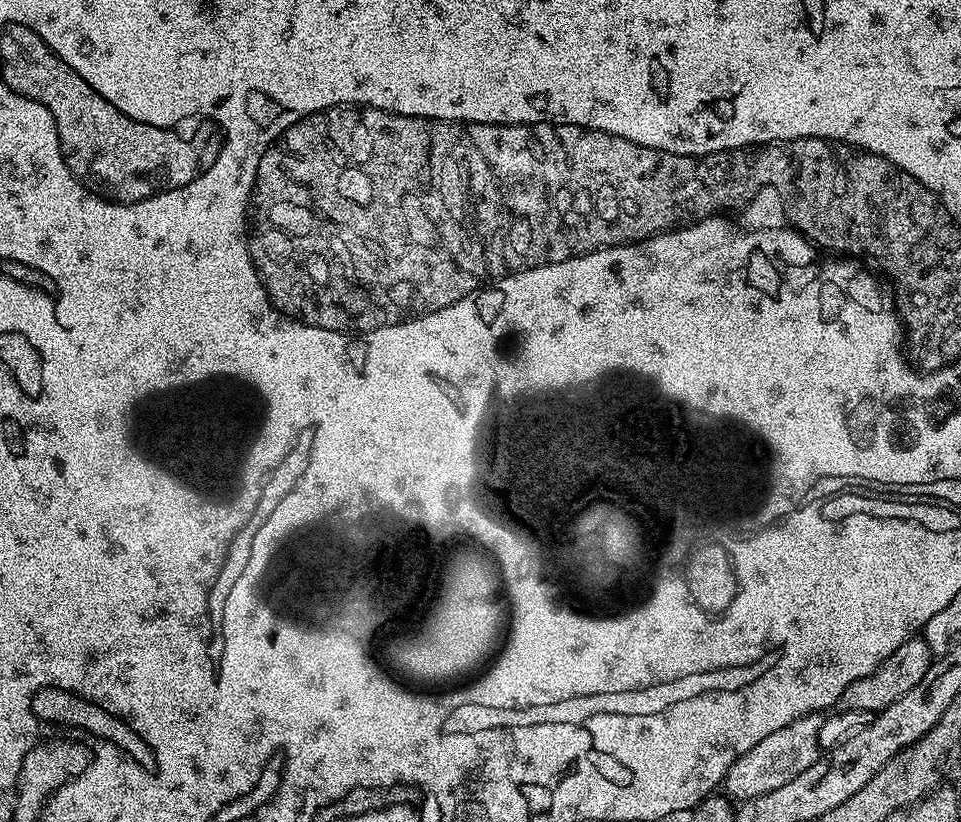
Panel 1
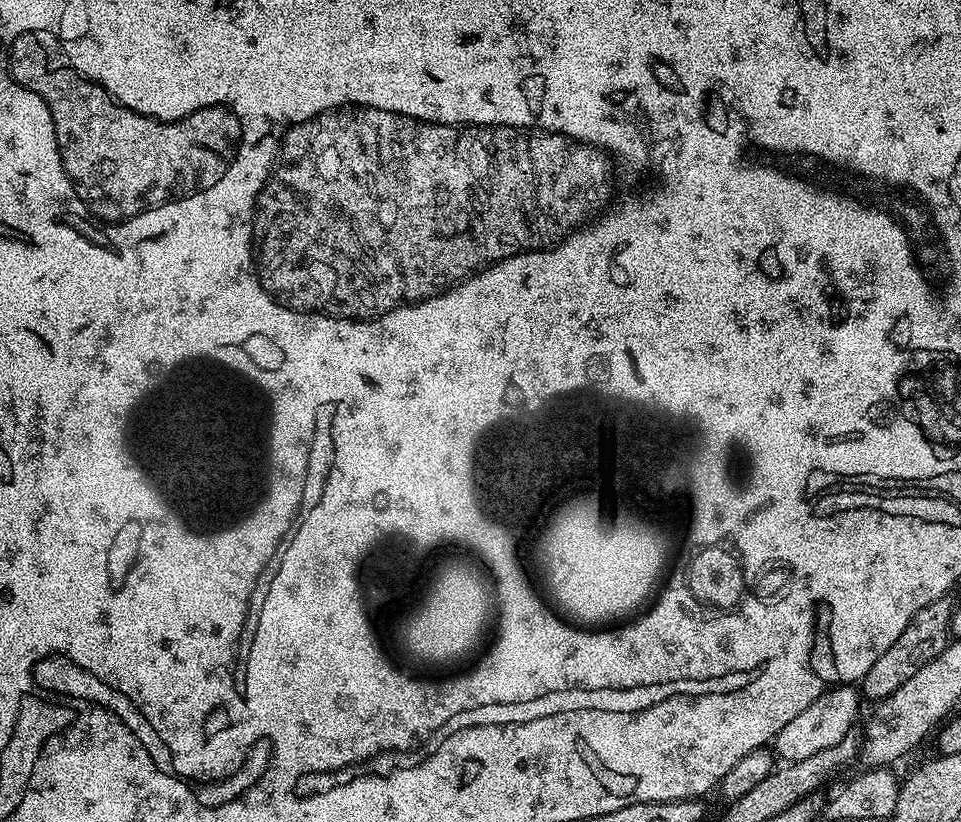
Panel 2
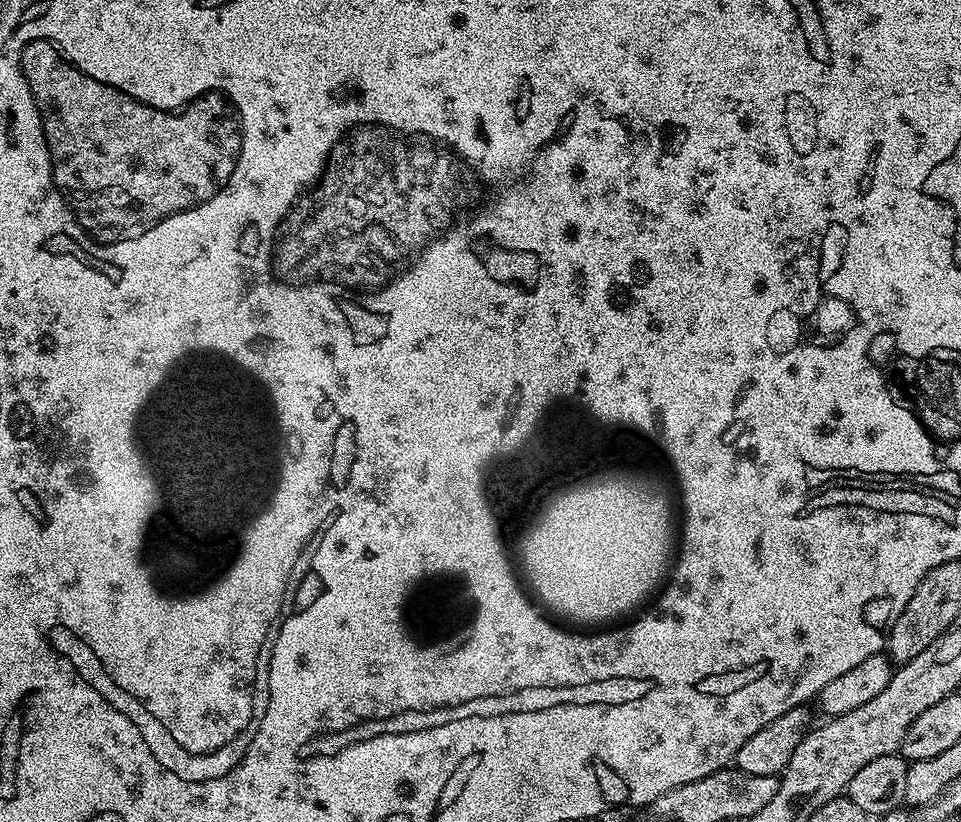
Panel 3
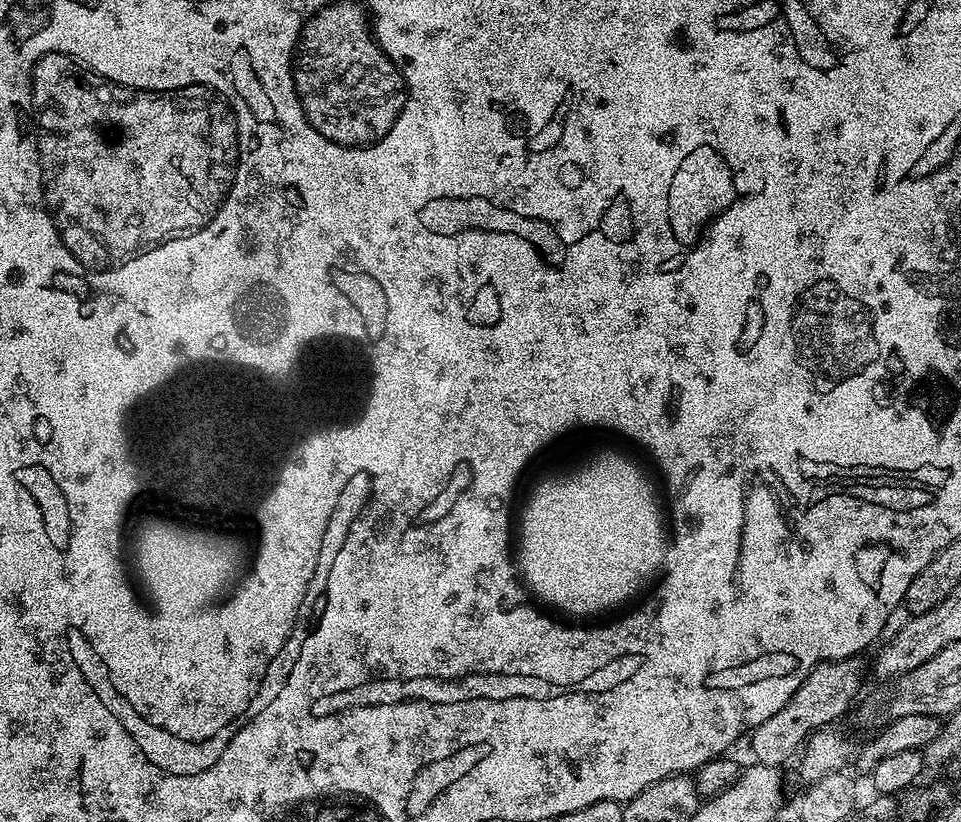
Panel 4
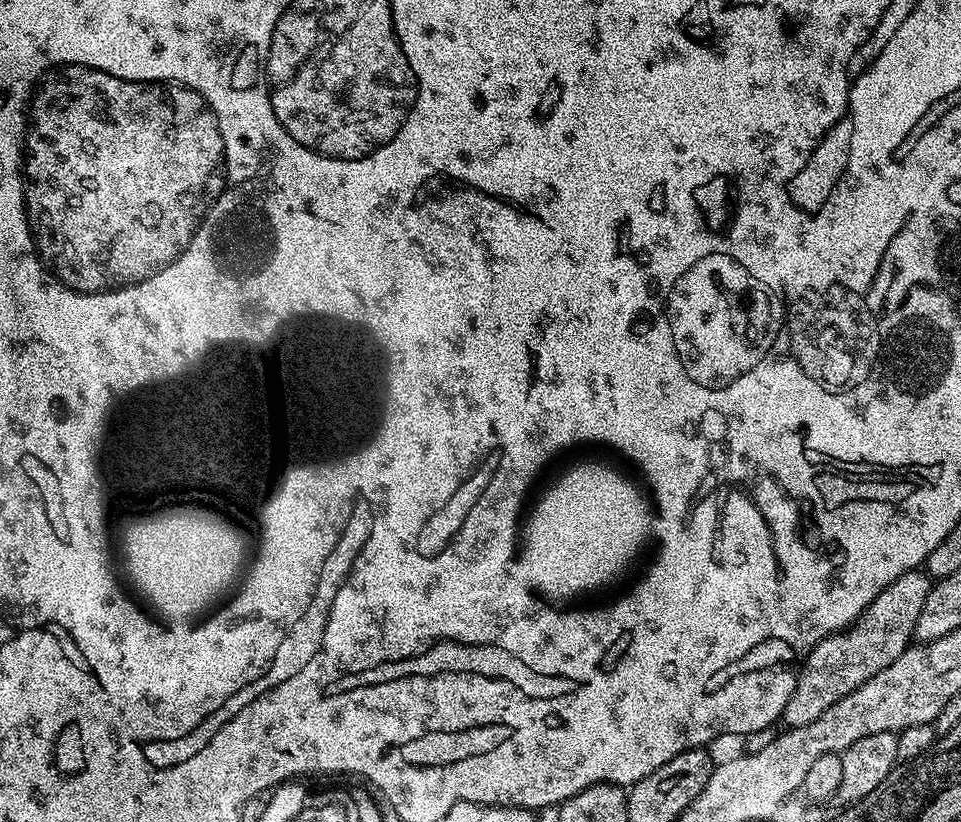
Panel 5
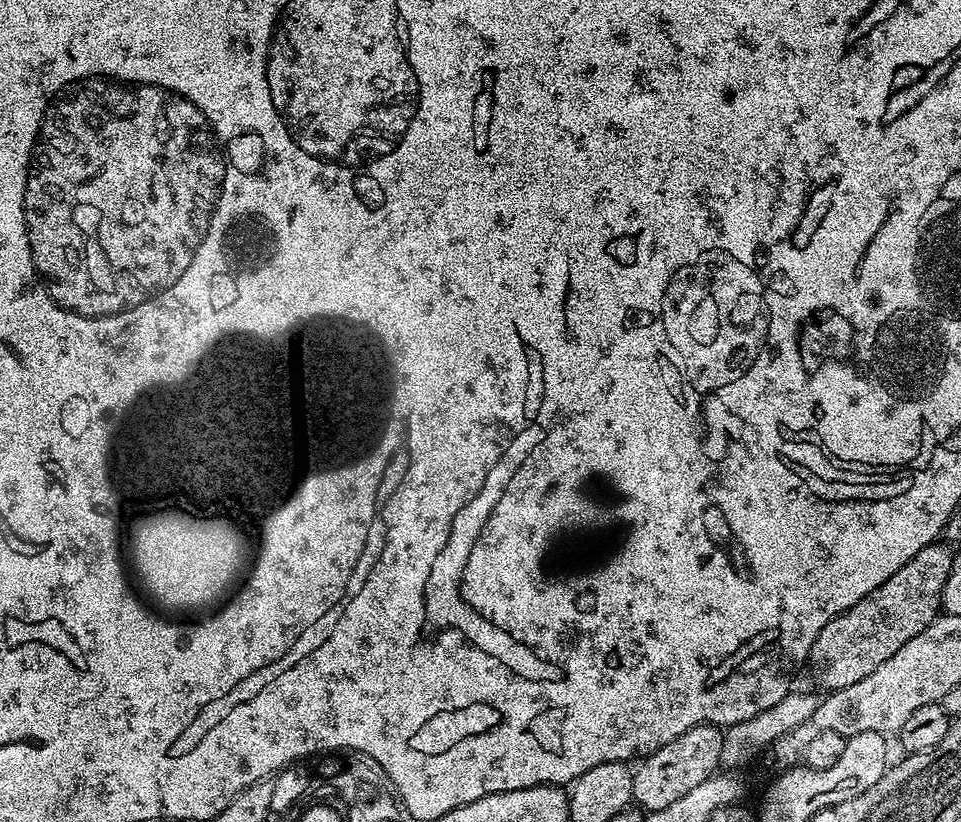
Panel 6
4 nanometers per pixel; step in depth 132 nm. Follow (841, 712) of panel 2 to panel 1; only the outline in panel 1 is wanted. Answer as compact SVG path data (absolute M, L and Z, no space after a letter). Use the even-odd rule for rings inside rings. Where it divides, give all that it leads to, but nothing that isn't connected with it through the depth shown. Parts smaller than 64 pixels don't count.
M816 714L803 716L790 722L790 726L782 726L782 730L774 730L774 734L762 738L758 746L746 750L746 754L742 754L742 758L730 766L724 775L723 791L733 801L743 802L762 794L770 794L770 790L786 786L790 778L798 778L802 770L810 770L810 766L814 766L814 762L822 755L818 740L821 721L821 717Z

